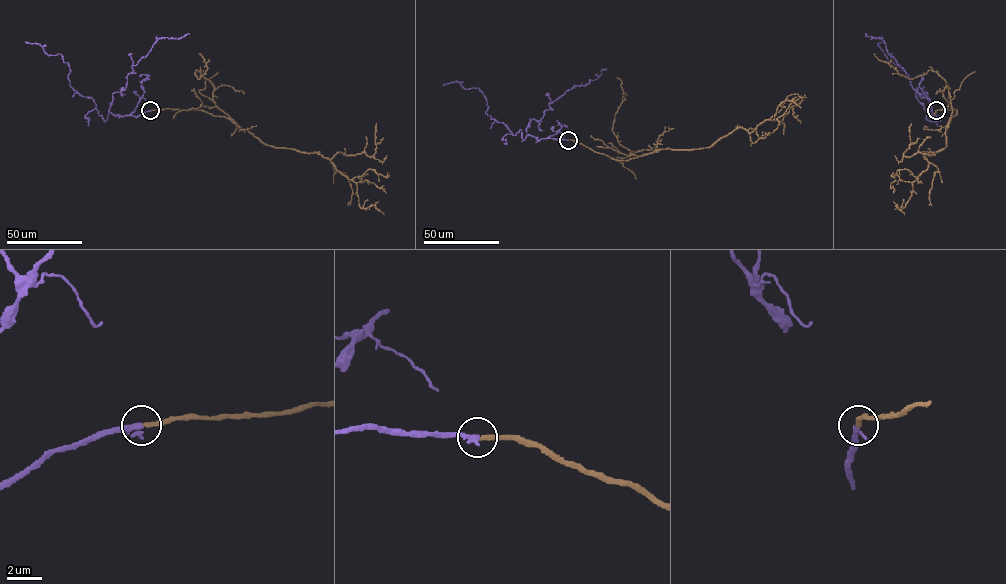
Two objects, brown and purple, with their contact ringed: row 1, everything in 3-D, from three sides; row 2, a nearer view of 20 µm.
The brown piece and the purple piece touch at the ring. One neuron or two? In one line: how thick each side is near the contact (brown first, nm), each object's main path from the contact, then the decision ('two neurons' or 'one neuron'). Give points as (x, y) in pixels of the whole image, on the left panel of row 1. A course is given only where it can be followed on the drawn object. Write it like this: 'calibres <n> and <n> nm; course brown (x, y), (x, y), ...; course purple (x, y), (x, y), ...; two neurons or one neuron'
calibres 240 and 300 nm; course brown (150, 110), (203, 110), (229, 118), (268, 145), (330, 159), (339, 152), (371, 157), (376, 123); course purple (150, 110), (110, 113), (104, 121), (92, 98), (70, 85), (61, 55), (25, 42); one neuron

